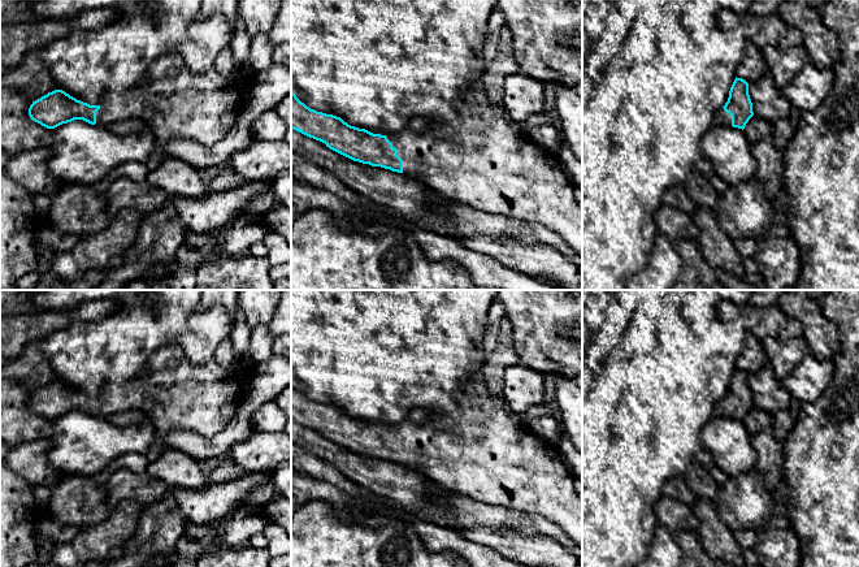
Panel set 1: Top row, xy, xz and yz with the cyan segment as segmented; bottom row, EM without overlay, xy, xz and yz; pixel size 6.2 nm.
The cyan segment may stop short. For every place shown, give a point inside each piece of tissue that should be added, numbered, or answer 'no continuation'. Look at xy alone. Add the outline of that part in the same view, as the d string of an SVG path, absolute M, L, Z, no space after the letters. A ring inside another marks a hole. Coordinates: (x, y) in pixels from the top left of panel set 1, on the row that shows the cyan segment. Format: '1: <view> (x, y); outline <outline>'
1: xy (174, 103); outline M173 51L157 57L148 68L142 85L126 92L110 92L101 101L100 109L96 112L96 126L109 127L127 118L139 118L147 124L148 130L155 137L155 143L161 156L160 148L173 138L188 138L200 146L209 148L235 126L239 112L244 108L248 98L250 87L253 83L256 72L234 69L230 74L222 75L214 68L208 73L196 75L186 66L182 56Z

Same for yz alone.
1: yz (723, 118); outline M720 108L715 114L713 125L732 126L732 116Z

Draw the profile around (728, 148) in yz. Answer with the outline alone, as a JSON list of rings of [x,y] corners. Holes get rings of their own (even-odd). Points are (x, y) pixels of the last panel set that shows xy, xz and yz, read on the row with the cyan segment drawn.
[[[712,125],[700,140],[702,156],[707,157],[715,174],[728,185],[741,185],[754,178],[758,163],[742,129]]]

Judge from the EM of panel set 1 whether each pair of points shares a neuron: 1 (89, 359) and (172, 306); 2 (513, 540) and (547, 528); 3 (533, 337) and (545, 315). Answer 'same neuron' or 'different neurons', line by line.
1: same neuron
2: different neurons
3: same neuron

